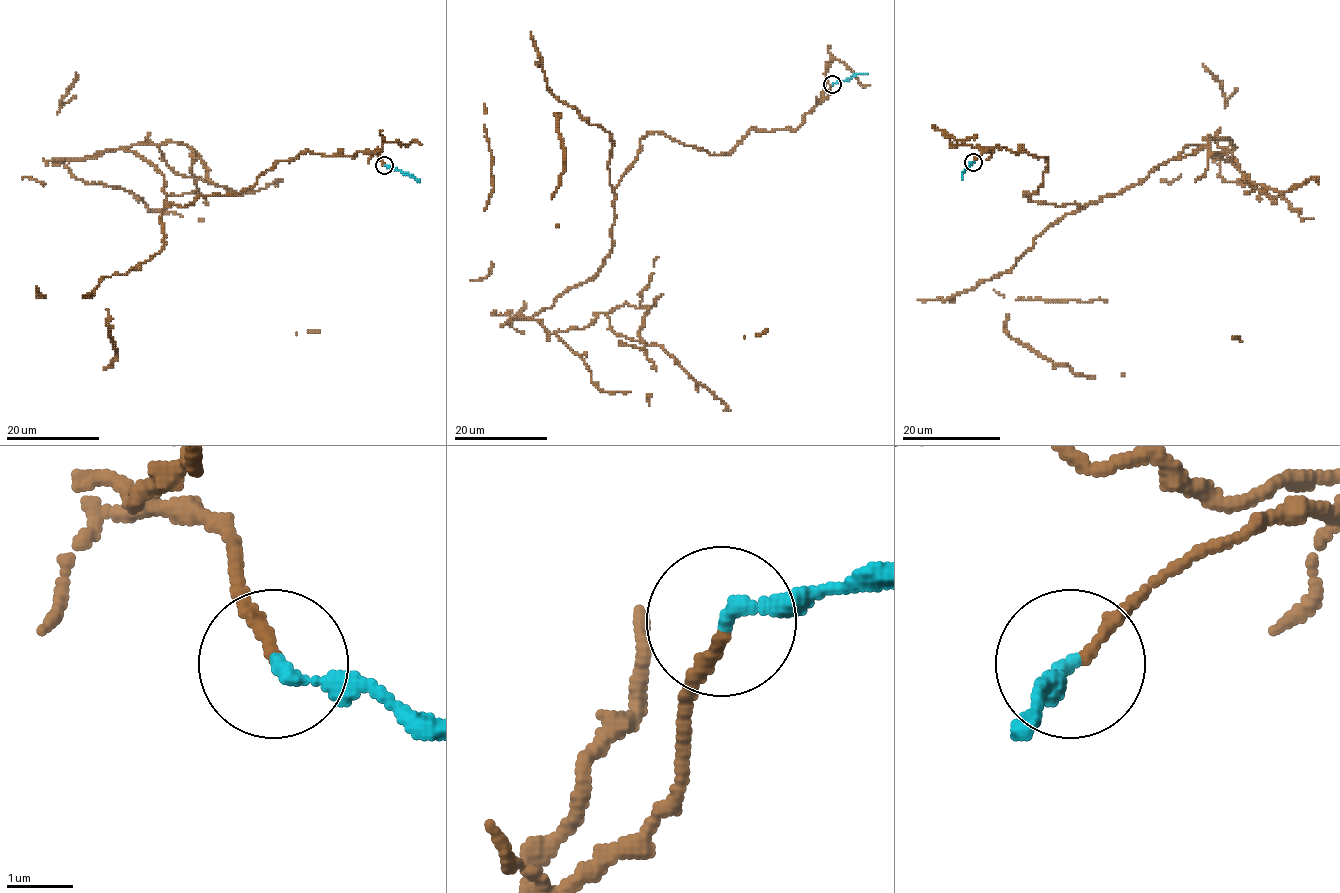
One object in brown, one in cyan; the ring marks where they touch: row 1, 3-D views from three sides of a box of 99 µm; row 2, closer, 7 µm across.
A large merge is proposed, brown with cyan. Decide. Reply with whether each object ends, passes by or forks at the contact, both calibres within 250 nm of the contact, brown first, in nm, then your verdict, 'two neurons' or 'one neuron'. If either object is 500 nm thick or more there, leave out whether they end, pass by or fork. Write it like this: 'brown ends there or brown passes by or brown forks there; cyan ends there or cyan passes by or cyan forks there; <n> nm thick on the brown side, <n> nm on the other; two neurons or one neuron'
brown ends there; cyan ends there; 170 nm thick on the brown side, 220 nm on the other; one neuron

